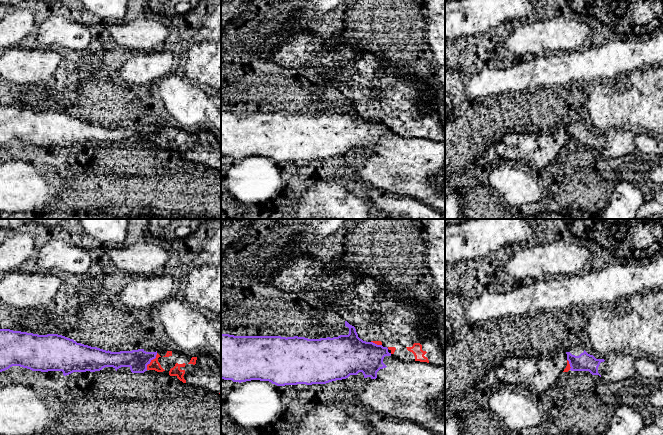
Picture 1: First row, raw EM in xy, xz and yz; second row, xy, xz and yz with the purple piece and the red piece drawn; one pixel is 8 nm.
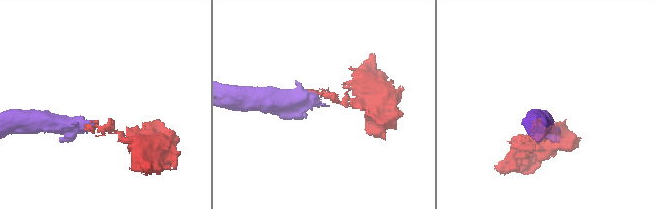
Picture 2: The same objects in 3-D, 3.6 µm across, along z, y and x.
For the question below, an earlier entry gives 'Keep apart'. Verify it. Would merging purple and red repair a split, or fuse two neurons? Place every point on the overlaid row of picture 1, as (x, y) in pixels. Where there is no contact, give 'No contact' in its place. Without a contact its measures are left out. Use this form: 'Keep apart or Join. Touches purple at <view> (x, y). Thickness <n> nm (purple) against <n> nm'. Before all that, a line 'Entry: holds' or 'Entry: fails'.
Entry: holds
Keep apart. Touches purple at xy (150, 361). Thickness 170 nm (purple) against 80 nm

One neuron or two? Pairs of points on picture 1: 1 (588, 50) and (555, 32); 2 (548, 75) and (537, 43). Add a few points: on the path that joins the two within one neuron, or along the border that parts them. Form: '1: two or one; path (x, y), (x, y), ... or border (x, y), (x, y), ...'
1: two; border (584, 44), (568, 52)
2: two; border (510, 51), (516, 54), (533, 54)

